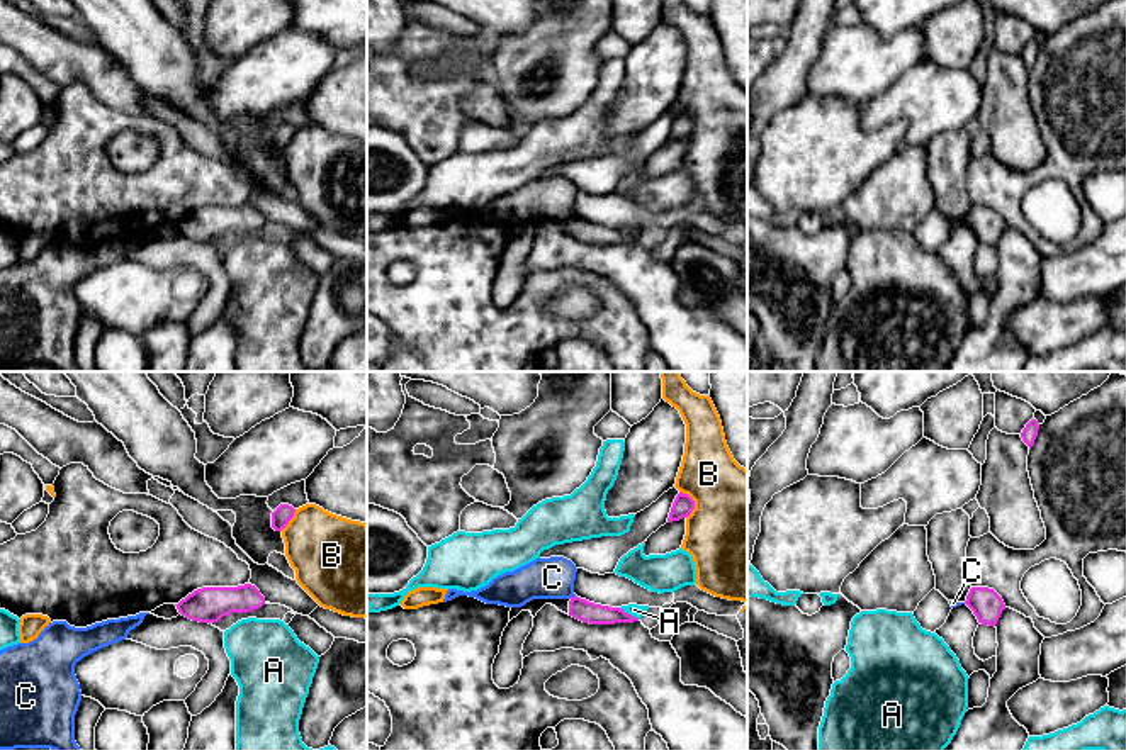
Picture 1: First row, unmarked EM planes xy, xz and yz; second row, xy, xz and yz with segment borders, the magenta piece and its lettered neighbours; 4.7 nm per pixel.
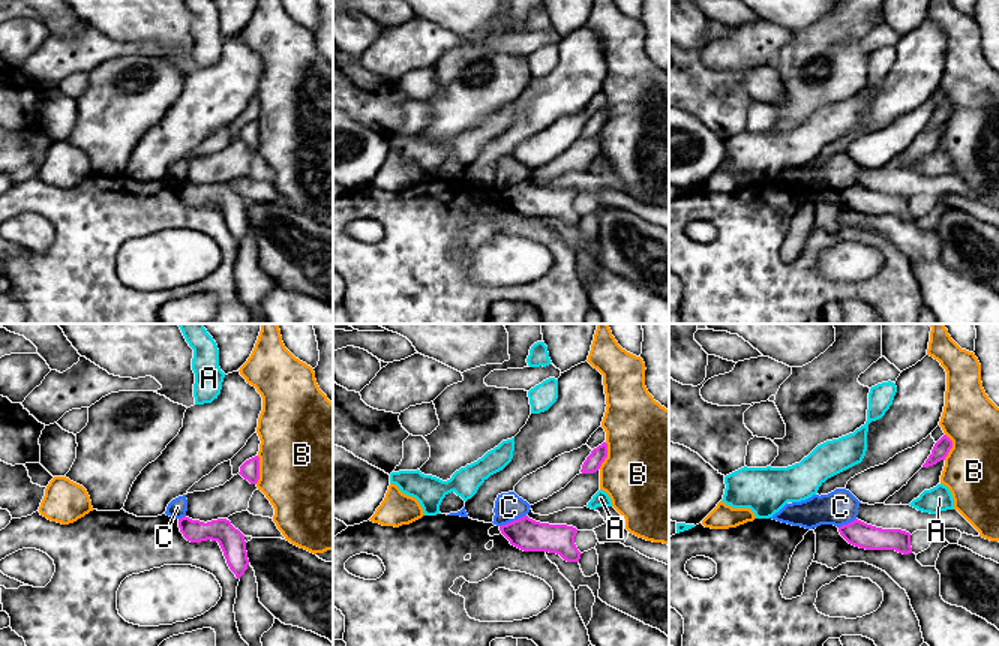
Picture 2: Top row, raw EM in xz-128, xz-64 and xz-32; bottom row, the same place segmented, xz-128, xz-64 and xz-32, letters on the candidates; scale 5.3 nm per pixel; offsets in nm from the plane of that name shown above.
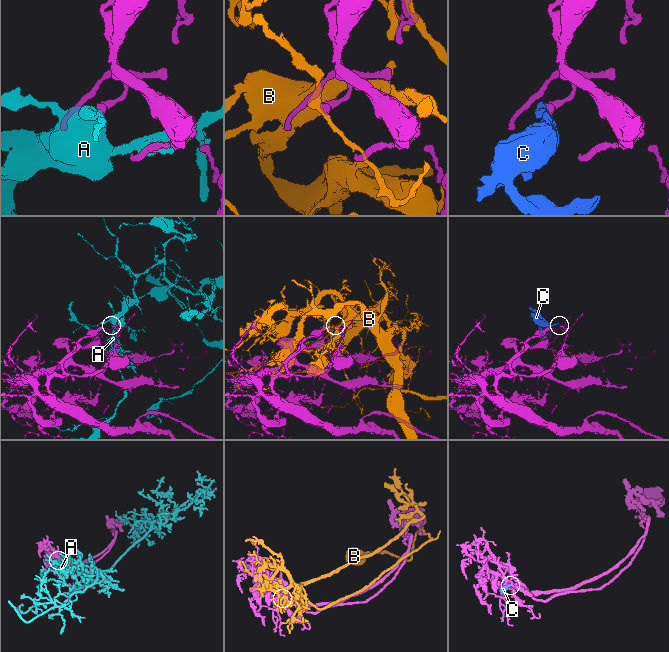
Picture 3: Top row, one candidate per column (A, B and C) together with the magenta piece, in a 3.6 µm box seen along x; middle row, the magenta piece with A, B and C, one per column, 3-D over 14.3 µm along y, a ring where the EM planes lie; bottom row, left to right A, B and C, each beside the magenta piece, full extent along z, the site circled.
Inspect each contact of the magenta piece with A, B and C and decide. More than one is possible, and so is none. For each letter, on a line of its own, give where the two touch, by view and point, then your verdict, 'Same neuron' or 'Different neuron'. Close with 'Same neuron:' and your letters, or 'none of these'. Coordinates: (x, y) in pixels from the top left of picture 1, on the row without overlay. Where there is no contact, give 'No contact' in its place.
A: Touches magenta at xz (627, 233). Different neuron
B: Touches magenta at xz (693, 123). Different neuron
C: Touches magenta at xz (571, 218). Different neuron
Same neuron: none of these

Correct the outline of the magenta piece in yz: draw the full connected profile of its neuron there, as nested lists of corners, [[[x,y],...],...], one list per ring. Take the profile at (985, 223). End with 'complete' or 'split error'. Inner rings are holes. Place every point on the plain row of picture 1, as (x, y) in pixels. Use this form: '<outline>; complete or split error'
[[[971,207],[965,224],[973,231],[978,243],[995,246],[1005,224],[1002,217],[988,207]]]; complete

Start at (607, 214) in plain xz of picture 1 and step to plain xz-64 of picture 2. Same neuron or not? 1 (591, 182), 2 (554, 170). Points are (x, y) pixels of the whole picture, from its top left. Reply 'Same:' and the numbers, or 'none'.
Same: 1

